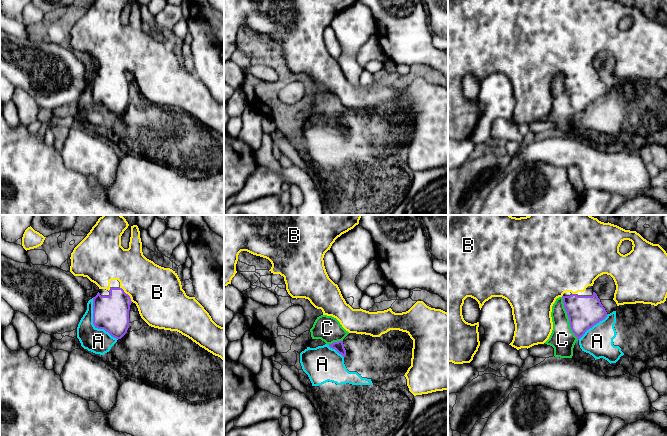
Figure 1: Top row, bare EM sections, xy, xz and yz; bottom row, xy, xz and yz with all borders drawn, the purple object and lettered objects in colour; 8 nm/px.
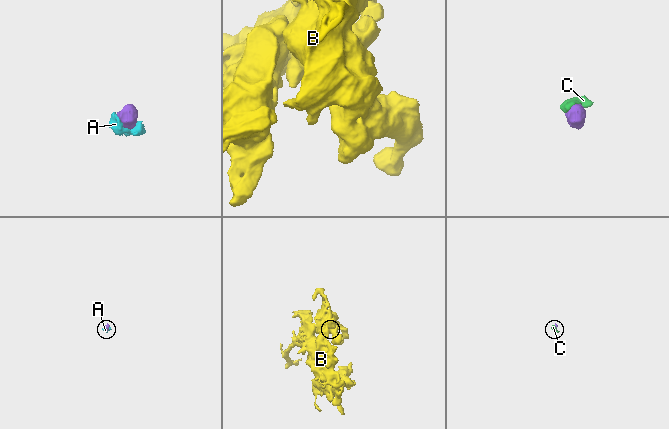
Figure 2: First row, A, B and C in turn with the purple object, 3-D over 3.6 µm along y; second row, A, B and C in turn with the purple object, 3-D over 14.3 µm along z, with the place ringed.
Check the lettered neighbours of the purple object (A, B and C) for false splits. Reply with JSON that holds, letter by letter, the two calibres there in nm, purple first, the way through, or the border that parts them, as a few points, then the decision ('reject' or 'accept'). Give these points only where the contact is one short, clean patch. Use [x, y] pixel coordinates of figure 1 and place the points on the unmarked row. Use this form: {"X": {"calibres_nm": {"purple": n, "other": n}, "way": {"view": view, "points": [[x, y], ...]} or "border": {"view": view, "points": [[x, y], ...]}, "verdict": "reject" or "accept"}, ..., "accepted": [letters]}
{"A": {"calibres_nm": {"purple": 280, "other": 200}, "border": {"view": "xy", "points": [[92, 74], [92, 99], [98, 104], [103, 104], [117, 115]]}, "verdict": "reject"}, "B": {"calibres_nm": {"purple": 280, "other": 400}, "verdict": "accept"}, "C": {"calibres_nm": {"purple": 260, "other": 200}, "border": {"view": "yz", "points": [[561, 73], [570, 105], [578, 115]]}, "verdict": "reject"}, "accepted": ["B"]}

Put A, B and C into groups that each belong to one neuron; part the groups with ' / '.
A C / B

